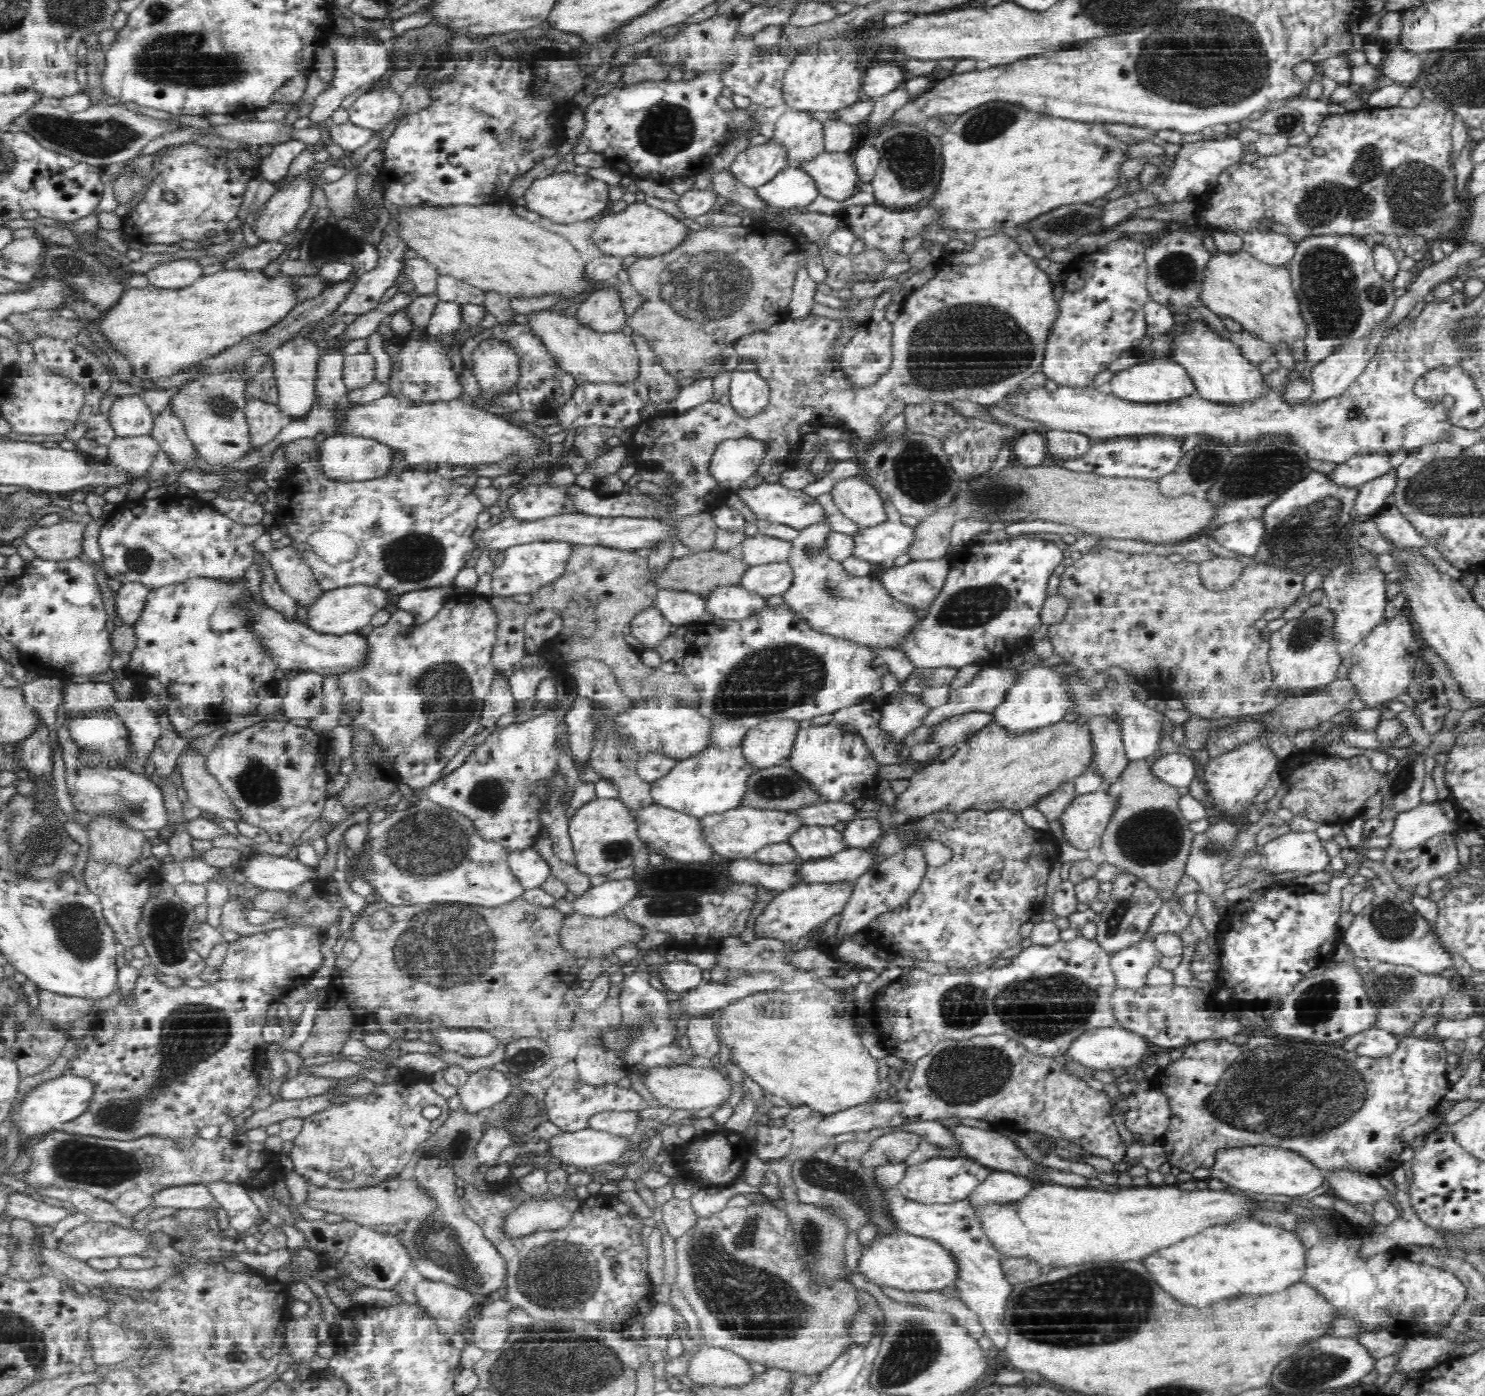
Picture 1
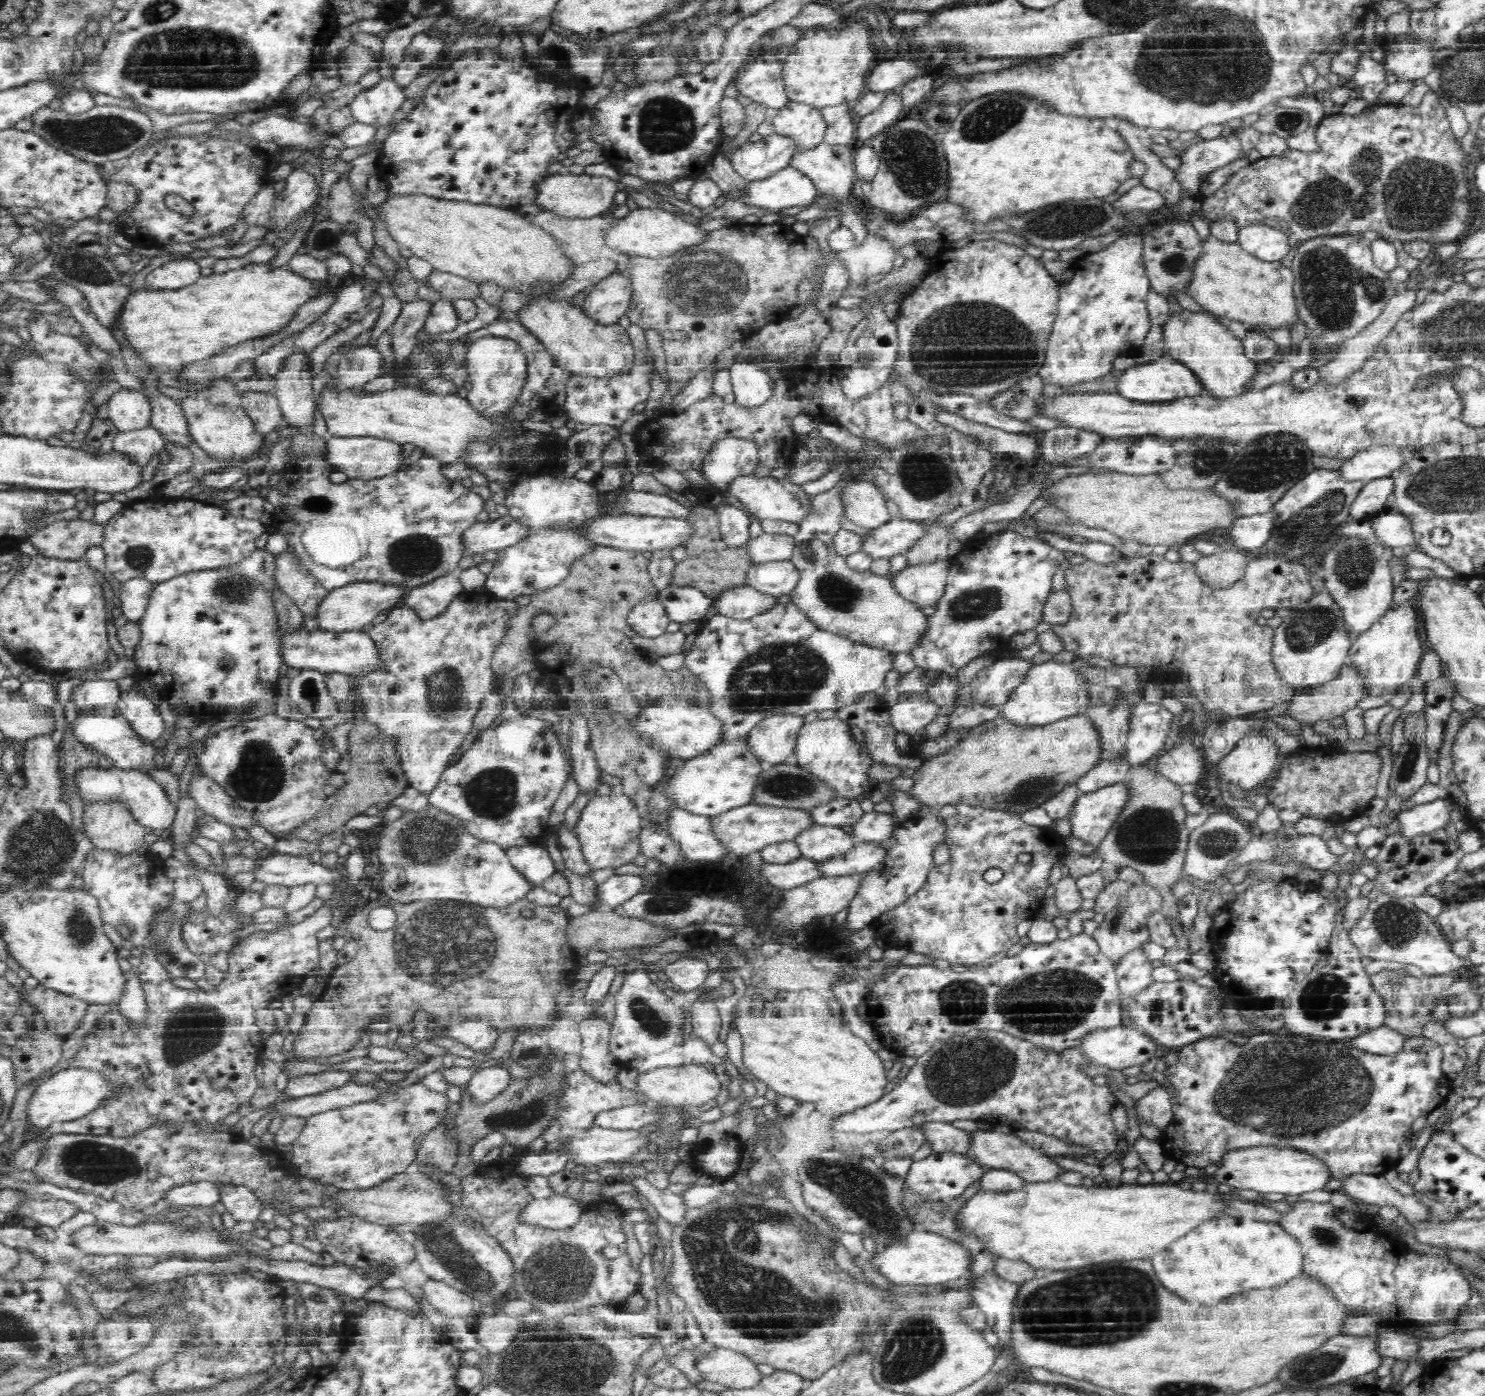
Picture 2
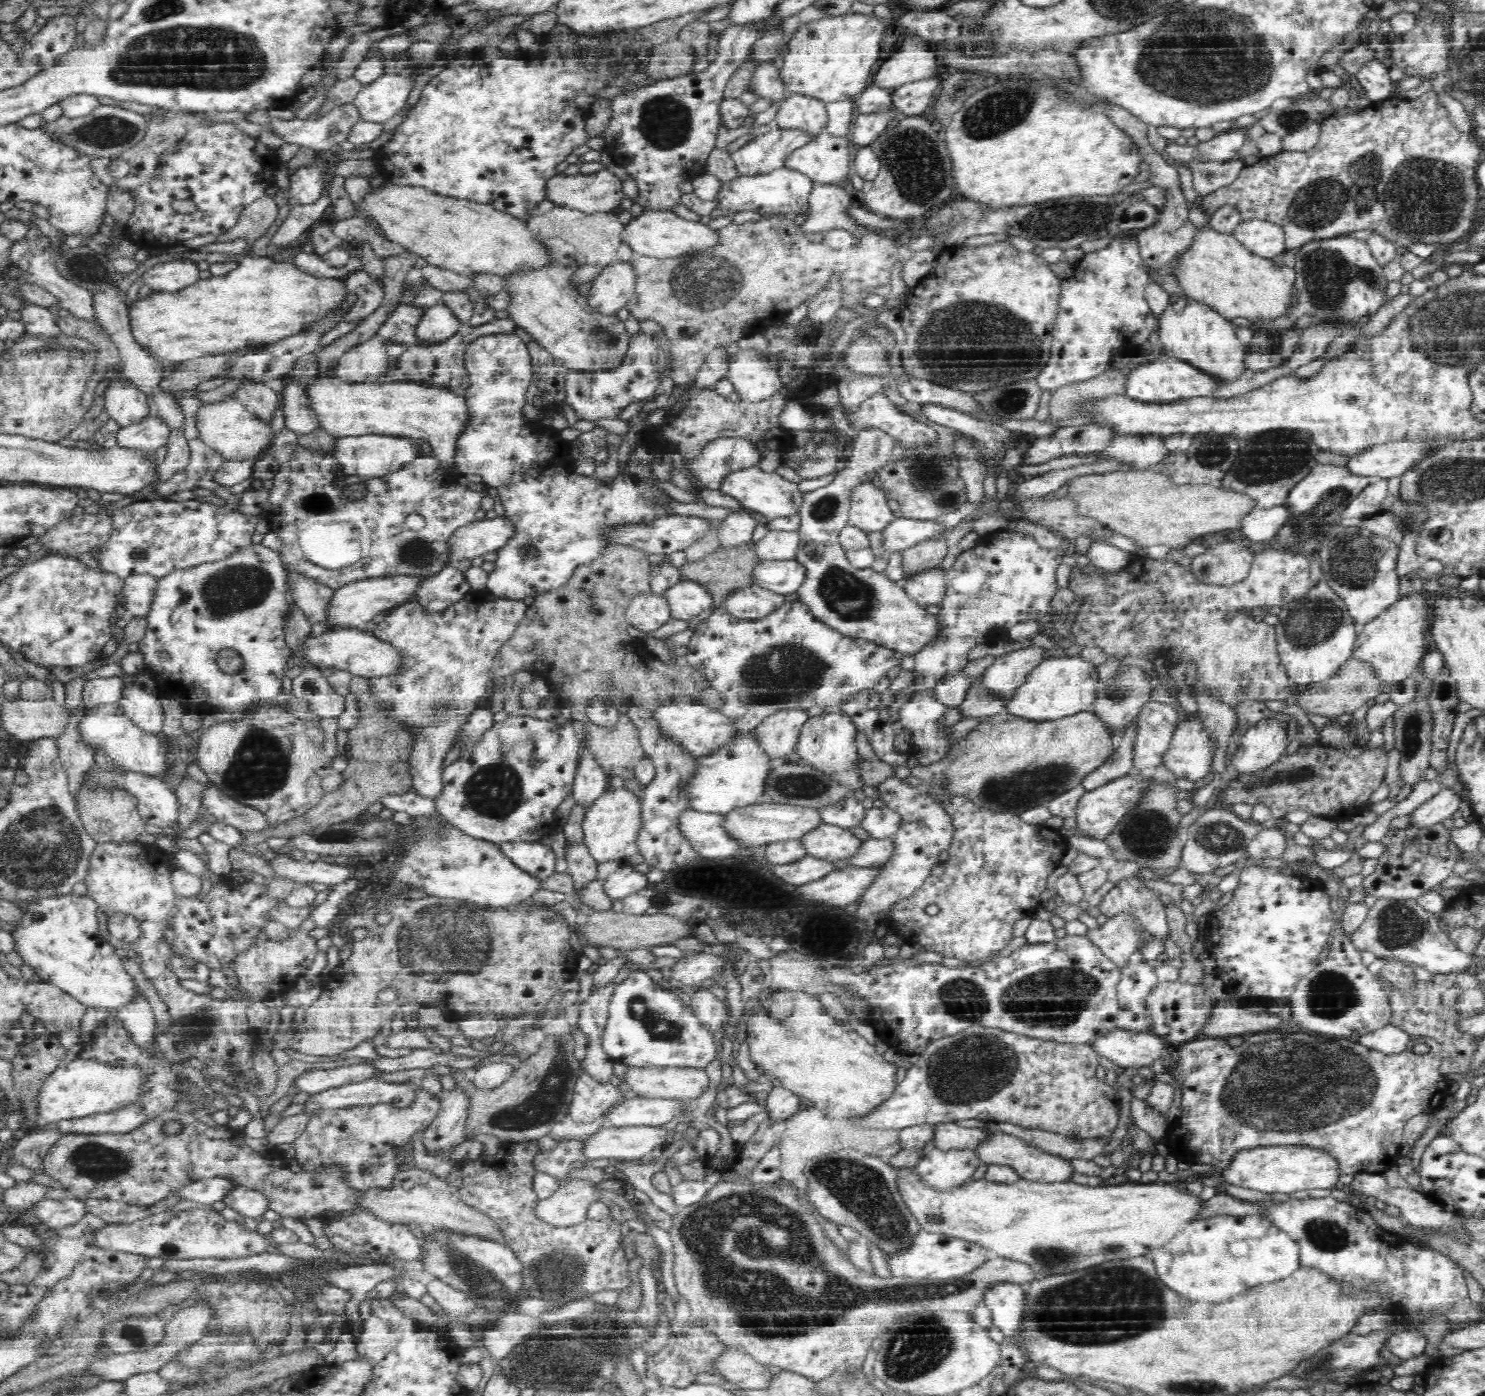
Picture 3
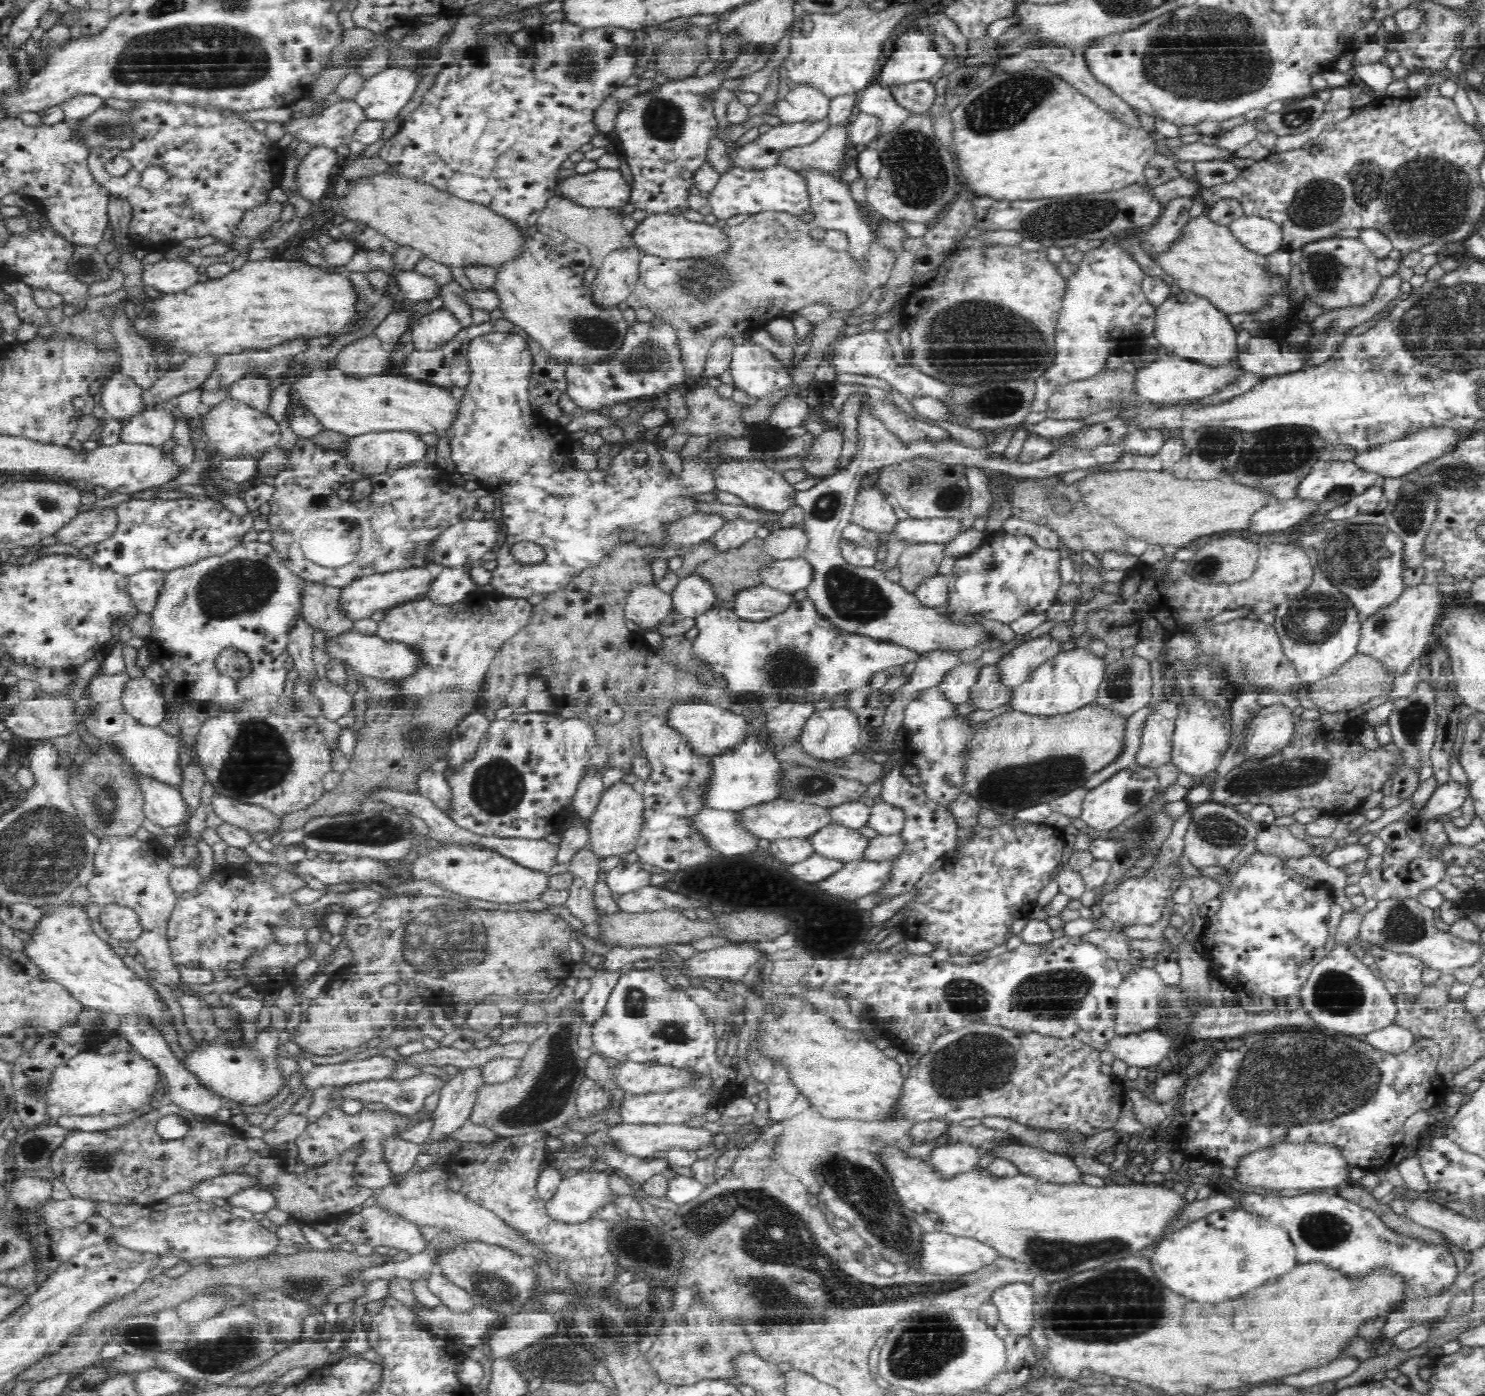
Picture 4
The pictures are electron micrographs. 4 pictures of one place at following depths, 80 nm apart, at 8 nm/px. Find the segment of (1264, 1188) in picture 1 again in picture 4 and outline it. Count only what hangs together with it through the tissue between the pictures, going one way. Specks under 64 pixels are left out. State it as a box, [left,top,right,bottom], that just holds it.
[1236,1142,1353,1188]

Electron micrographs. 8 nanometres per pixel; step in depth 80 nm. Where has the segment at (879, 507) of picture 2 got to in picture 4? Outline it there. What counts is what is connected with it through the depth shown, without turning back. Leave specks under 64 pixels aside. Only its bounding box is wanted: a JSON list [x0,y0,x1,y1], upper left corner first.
[852,487,901,534]

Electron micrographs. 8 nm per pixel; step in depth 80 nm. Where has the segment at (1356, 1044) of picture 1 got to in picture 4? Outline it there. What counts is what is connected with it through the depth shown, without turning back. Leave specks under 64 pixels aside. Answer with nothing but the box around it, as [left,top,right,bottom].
[1364,1024,1418,1053]

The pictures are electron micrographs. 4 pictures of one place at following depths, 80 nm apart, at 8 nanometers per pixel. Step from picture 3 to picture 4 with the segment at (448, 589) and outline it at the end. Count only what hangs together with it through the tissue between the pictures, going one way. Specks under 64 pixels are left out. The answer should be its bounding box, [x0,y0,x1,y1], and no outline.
[424,567,479,604]

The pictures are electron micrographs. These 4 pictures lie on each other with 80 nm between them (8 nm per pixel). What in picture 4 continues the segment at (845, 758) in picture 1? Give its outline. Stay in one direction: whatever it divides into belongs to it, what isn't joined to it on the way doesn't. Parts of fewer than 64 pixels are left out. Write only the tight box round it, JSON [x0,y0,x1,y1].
[800,704,864,759]

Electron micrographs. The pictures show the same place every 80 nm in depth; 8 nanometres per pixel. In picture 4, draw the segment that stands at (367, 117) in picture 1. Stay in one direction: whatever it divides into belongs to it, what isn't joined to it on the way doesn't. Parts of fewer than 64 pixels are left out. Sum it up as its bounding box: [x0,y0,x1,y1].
[354,65,417,120]

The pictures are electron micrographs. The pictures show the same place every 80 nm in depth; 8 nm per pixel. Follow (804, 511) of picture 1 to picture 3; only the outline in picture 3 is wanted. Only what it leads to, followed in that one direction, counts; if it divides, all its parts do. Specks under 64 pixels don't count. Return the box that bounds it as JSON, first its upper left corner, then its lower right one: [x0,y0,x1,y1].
[719,464,802,522]

